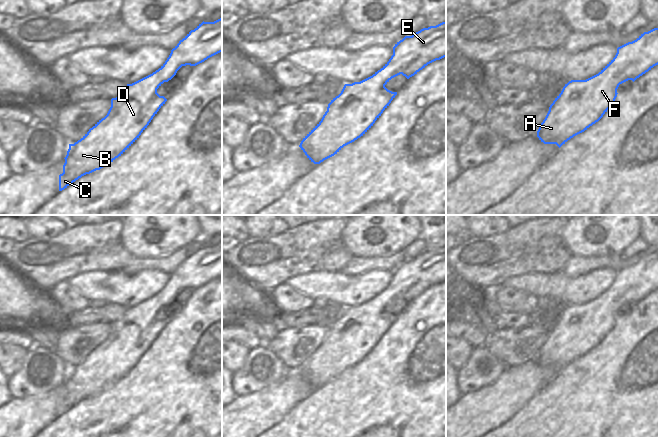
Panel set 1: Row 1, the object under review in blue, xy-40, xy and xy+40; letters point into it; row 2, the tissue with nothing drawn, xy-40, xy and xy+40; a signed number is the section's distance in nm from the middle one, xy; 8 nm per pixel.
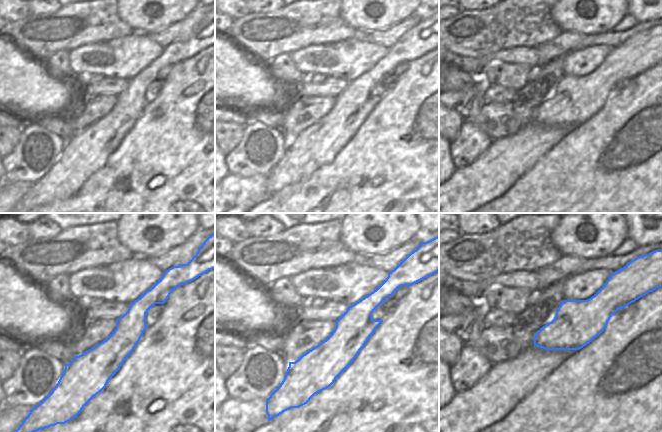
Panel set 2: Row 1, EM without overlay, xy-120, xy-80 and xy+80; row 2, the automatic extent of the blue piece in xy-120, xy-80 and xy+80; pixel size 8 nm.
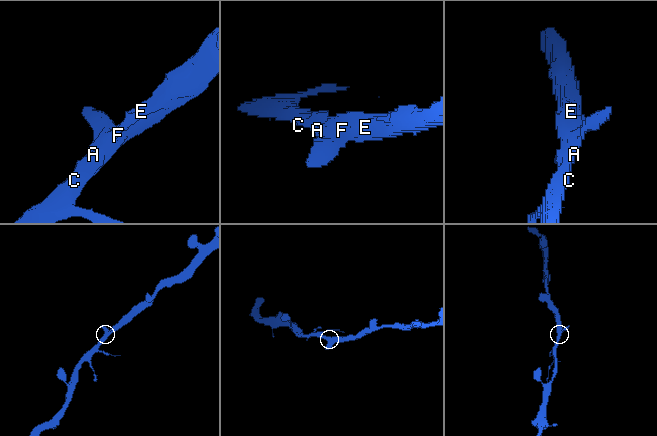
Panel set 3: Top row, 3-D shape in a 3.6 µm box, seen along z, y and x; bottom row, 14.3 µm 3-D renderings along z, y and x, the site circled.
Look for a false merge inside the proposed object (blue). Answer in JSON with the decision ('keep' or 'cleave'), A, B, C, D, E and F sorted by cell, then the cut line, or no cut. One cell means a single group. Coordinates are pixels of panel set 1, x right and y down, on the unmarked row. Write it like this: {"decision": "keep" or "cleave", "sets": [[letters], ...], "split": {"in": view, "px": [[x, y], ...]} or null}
{"decision": "keep", "sets": [["A", "B", "C", "D", "E", "F"]], "split": null}

